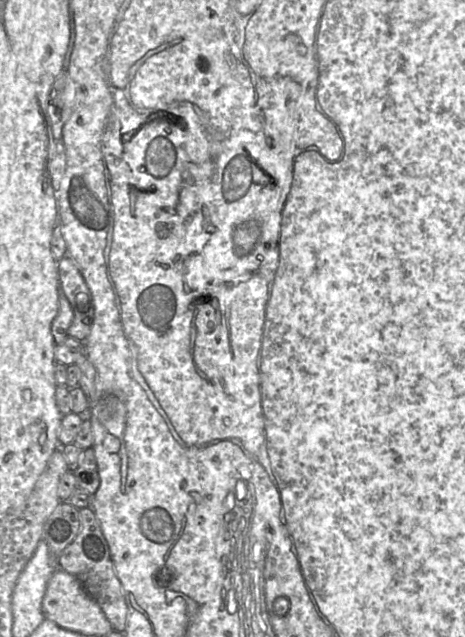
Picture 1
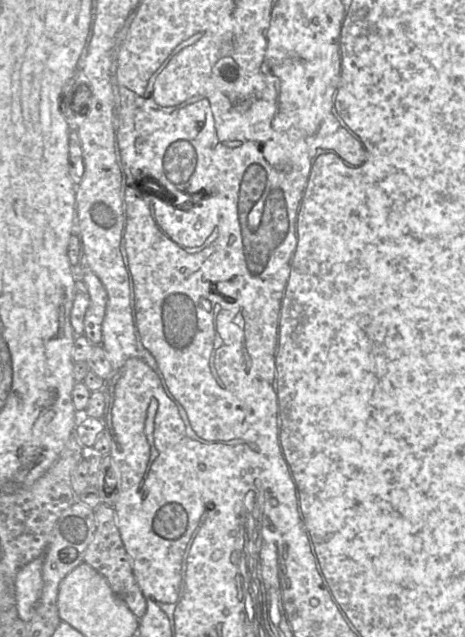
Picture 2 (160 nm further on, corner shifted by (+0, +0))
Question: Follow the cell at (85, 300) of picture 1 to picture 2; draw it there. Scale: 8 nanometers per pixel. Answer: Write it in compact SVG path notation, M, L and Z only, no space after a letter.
M86 270L82 280L89 295L89 306L84 317L83 334L95 346L102 342L102 323L107 304L107 291L100 279L90 270Z

